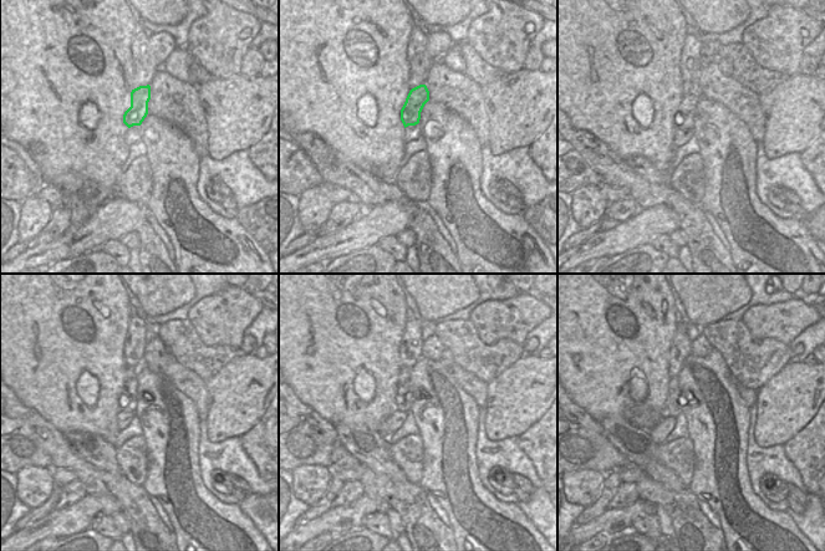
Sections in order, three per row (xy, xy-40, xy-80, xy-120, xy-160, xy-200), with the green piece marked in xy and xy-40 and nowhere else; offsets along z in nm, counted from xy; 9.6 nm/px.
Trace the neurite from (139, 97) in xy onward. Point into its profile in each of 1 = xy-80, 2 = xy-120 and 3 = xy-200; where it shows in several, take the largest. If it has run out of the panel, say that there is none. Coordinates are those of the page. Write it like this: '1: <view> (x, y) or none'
1: xy-80 (685, 118)
2: xy-120 (127, 401)
3: xy-200 (671, 409)

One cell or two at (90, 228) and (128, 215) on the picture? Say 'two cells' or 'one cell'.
one cell

